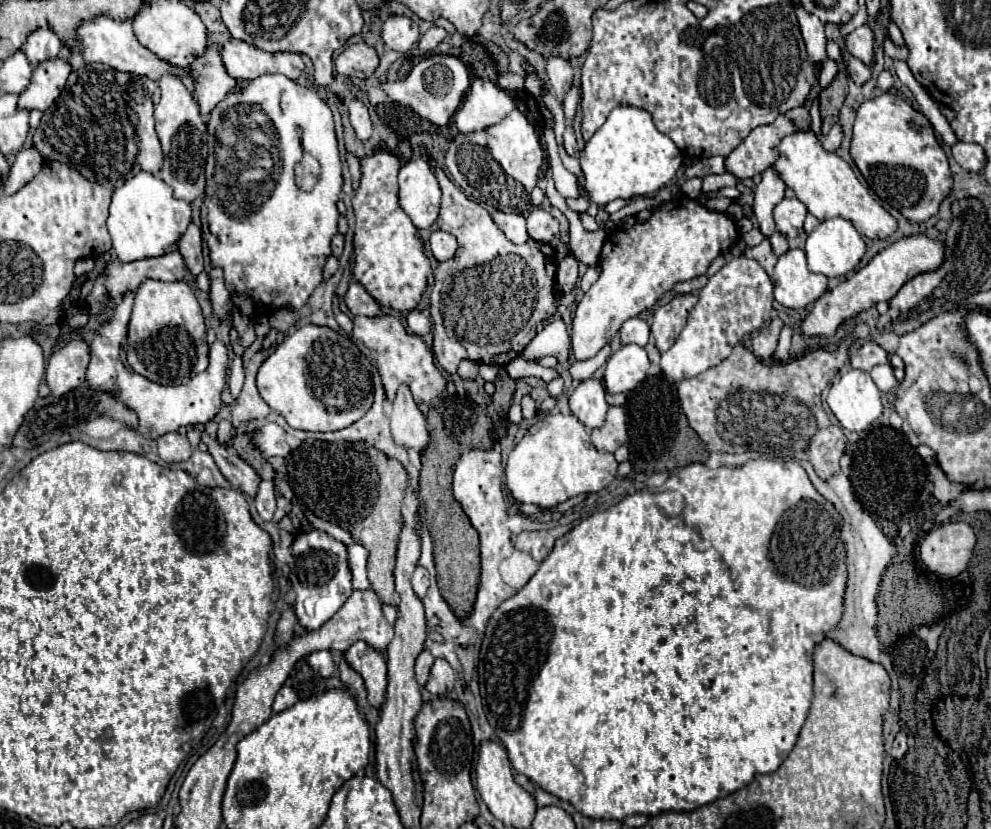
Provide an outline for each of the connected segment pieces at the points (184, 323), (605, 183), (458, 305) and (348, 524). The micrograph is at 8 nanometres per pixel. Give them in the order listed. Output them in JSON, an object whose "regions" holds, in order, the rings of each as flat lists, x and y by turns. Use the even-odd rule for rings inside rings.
{"regions":[[[148,279,136,289,128,327,126,361,134,373,160,385,182,385,206,371,208,343,204,315,186,281,162,283]],[[618,105,606,123,592,135,580,153,580,165,586,175,586,189,596,205,614,199,630,199,652,195,670,183,682,165,682,153,670,137,662,135,648,111,630,105]],[[426,153,426,161,442,187,438,225,460,243,454,258,436,269,436,285,430,295,434,355,450,375,456,375,462,359,506,367,534,339,538,323,548,321,556,313,554,247,534,239,528,239,526,245,512,245,494,225,490,213,470,201,446,177,436,159]],[[302,443,300,451,296,449,288,457,288,477,290,477,290,487,298,501,306,507,312,509,314,515,320,519,328,519,330,523,346,529,360,545,364,545,370,553,368,559,368,581,374,593,380,597,382,603,396,607,400,597,394,589,394,563,396,563,396,547,398,547,398,537,402,529,402,501,406,495,408,487,408,475,406,469,396,461,396,459,386,459,380,451,374,451,368,443]]]}

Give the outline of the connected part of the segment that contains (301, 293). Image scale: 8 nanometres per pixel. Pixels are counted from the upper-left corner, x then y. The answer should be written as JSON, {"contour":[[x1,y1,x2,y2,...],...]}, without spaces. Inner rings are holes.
{"contour":[[262,75,262,77,254,79,254,81,248,81,246,83,246,91,242,91,242,93,228,93,226,99,220,101,214,107,214,111,210,113,210,119,208,119,208,163,206,163,206,199,204,199,206,219,208,219,208,229,210,229,210,235,206,238,210,265,212,267,220,267,224,271,224,285,226,285,226,289,236,293,236,295,240,295,240,297,250,297,254,301,254,307,264,307,266,311,280,309,280,307,300,309,308,301,312,291,322,283,322,269,324,269,326,259,330,257,330,241,338,233,336,221,338,221,340,213,336,209,336,203,338,203,340,193,342,193,342,183,344,183,342,181,342,161,340,161,338,147,336,147,332,111,318,97,316,91,312,91,308,87,302,87,302,85,286,79,284,75],[298,129,302,129,302,135,308,135,308,153,312,153,312,157,316,157,320,161,320,165,322,165,320,181,308,193,300,191,296,187,296,183,294,183,294,165,302,159,302,153,304,153]]}

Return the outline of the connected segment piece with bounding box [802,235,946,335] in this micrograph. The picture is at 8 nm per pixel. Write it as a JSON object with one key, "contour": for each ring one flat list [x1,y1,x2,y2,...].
{"contour":[[910,235,894,241,892,245,882,249,866,267,862,267,852,277,842,281,836,289,826,291,814,303,814,307,802,321,804,335,834,335,834,331,846,317,854,317,880,301,890,301,900,291,900,287,914,275,936,271,944,263,944,257,946,257,944,243,930,239,926,235]]}

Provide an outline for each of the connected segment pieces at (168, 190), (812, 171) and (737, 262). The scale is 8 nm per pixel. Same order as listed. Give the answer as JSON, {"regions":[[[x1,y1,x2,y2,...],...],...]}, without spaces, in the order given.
{"regions":[[[140,171,112,193,108,231,112,237,112,249,120,261,128,263,172,253,190,221,190,205,182,199,176,199,172,195,172,187,152,173]],[[798,131,786,135,778,145,778,159,774,161,772,169,778,173,784,185,796,193,796,197,806,205,808,213,812,213,814,217,848,219,860,235,866,235,870,239,888,237,896,231,896,219,870,197,866,187,860,185,846,161,822,147,814,131]],[[744,255,732,259,716,275,712,275,706,287,700,291,700,301,690,311,684,331,676,343,666,353,662,353,662,373,674,383,680,383,682,379,696,377,702,371,716,367,722,359,726,359,726,355,730,355,736,343,768,325,772,301,772,281,760,263]]]}

